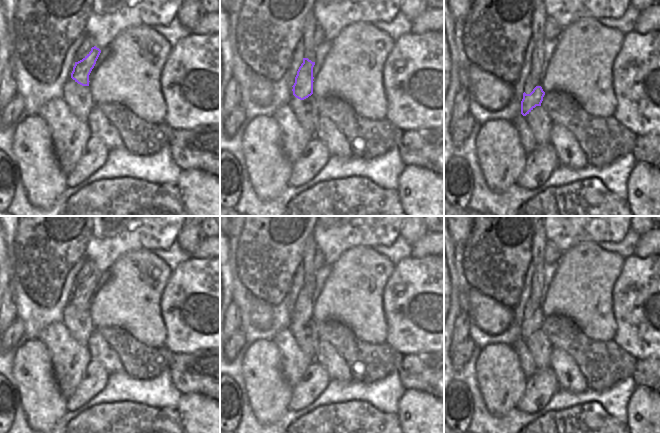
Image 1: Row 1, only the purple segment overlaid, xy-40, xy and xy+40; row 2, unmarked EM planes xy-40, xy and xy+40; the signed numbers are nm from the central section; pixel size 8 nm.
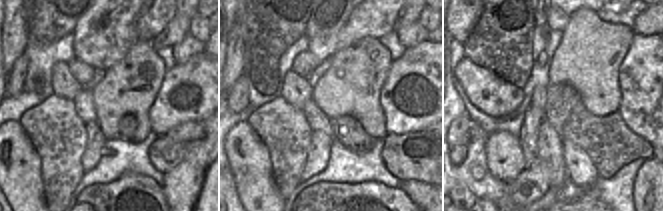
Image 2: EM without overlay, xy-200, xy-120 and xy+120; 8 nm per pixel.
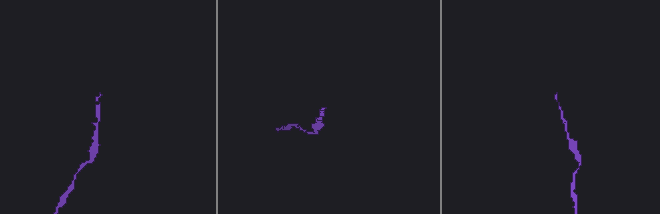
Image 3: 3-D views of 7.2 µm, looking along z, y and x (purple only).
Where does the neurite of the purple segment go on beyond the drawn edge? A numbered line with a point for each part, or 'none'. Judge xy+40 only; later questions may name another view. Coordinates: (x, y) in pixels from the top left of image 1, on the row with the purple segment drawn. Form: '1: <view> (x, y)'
none

